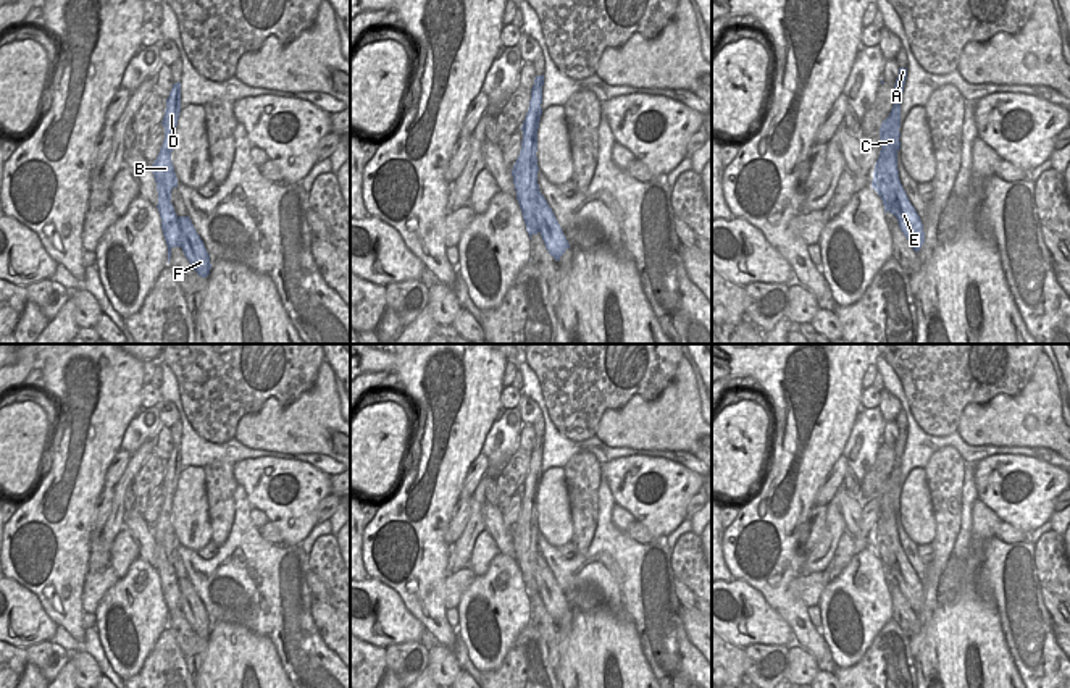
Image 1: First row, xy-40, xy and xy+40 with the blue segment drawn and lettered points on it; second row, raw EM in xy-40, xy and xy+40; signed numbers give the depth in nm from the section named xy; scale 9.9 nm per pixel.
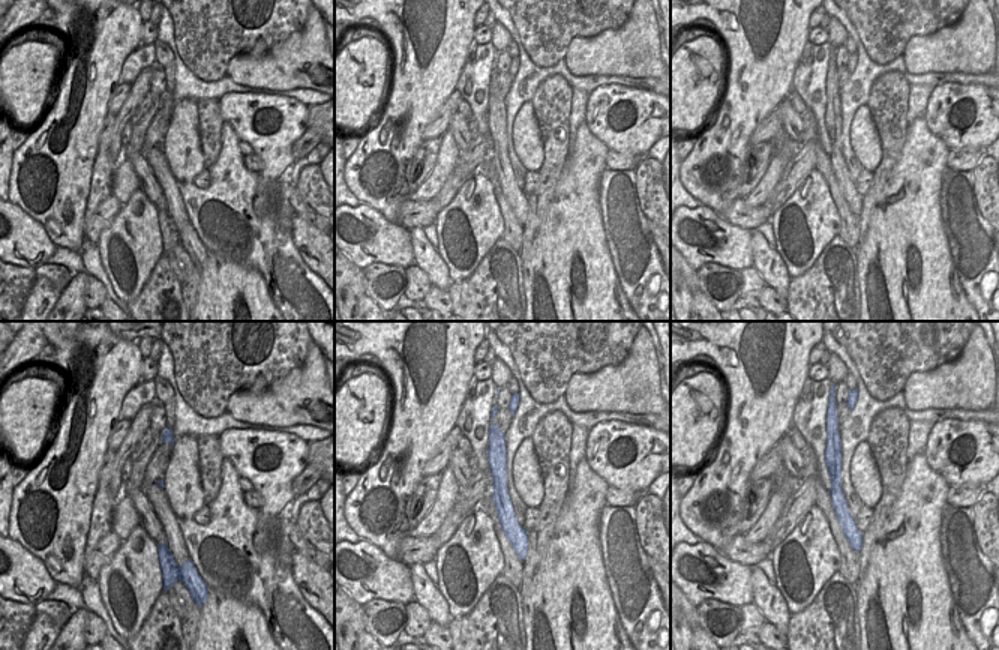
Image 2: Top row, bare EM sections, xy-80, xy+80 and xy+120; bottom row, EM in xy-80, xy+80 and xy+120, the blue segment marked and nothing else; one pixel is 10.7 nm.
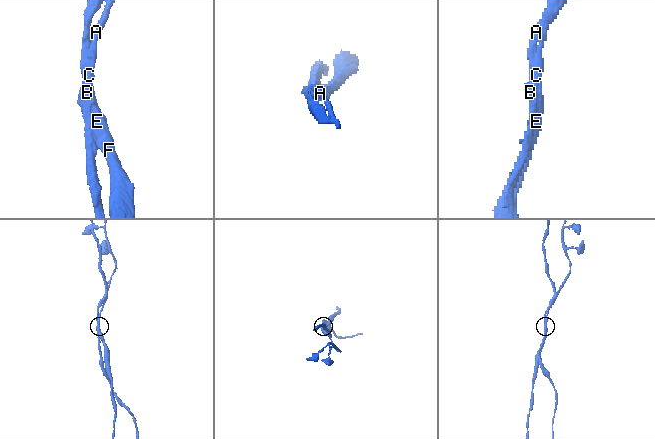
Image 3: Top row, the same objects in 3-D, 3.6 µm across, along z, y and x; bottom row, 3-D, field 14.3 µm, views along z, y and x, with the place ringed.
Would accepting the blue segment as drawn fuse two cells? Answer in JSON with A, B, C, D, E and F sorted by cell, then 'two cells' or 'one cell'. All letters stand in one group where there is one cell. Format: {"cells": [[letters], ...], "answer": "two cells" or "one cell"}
{"cells": [["A", "B", "C", "D"], ["E", "F"]], "answer": "two cells"}

